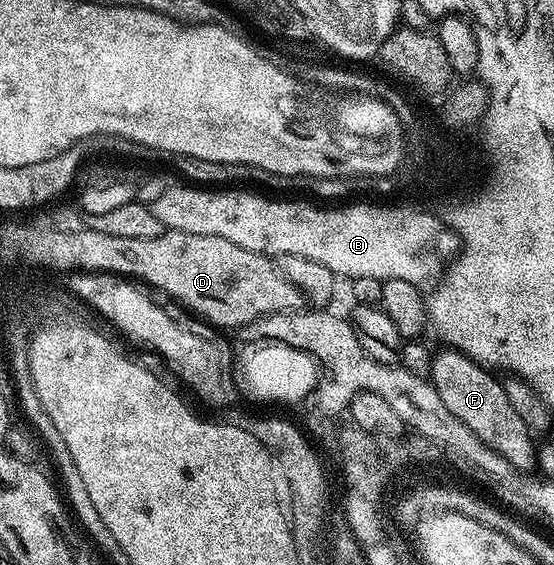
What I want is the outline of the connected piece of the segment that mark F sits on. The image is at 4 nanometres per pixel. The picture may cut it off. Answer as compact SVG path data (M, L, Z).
M447 347L432 358L429 379L441 395L442 402L461 423L481 439L493 451L506 459L512 470L535 469L537 465L537 445L531 442L533 433L524 420L513 409L503 389L504 382L492 372L455 349Z

